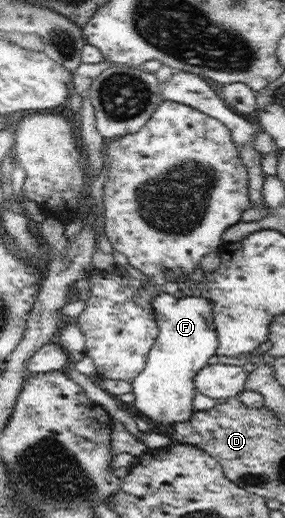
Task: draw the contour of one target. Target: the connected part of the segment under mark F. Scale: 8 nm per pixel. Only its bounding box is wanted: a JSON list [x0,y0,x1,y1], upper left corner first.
[130,290,218,426]

